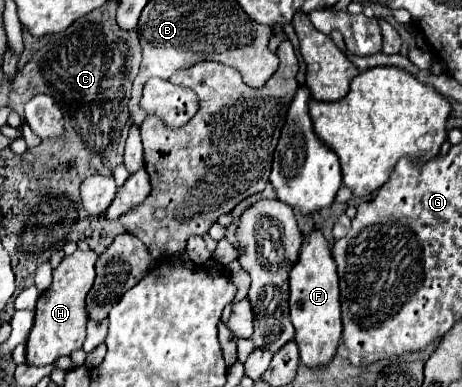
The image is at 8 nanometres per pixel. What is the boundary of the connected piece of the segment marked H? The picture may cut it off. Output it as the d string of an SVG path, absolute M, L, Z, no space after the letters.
M77 249L73 255L65 255L59 267L53 269L53 283L47 291L41 293L35 309L35 325L27 339L27 365L43 367L51 365L57 357L69 355L75 349L81 349L85 341L85 325L87 325L87 311L85 311L85 297L95 281L95 261L97 253L87 249Z

